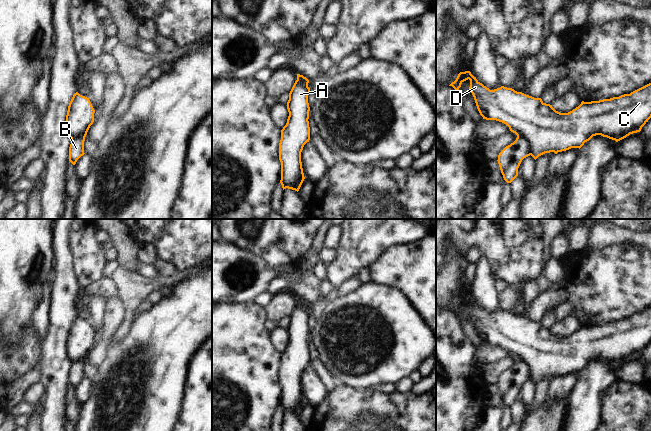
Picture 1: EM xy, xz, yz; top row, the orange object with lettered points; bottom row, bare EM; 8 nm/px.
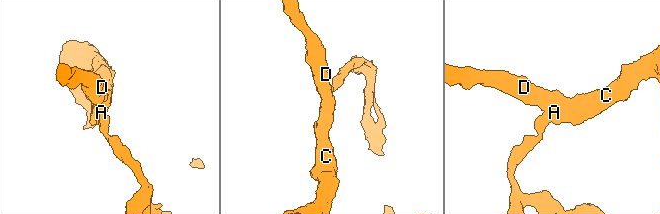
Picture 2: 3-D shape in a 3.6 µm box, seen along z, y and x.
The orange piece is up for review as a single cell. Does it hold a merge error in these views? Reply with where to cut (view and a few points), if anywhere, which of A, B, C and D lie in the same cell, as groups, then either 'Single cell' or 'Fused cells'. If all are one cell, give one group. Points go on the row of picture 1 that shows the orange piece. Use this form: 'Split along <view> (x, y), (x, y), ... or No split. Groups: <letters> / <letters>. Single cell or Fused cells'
Split along yz (517, 135), (528, 141), (530, 154). Groups: A C D / B. Fused cells.

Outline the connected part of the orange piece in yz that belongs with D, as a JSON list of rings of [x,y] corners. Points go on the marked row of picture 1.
[[[470,71],[460,72],[452,86],[458,92],[461,84],[470,80],[470,91],[477,109],[483,119],[496,120],[506,124],[517,136],[526,138],[530,143],[530,155],[536,160],[539,156],[554,152],[581,148],[593,136],[601,135],[616,142],[630,134],[640,132],[651,118],[651,83],[619,97],[599,101],[584,102],[568,113],[556,111],[552,105],[546,104],[541,98],[534,98],[512,88],[501,86],[490,90]]]

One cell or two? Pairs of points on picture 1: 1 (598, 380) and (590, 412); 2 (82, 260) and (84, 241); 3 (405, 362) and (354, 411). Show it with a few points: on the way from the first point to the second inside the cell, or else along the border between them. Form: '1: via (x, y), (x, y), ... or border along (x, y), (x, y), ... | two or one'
1: via (590, 388), (590, 404) | one
2: via (84, 255), (84, 246) | one
3: border along (348, 386), (354, 389), (371, 389) | two

